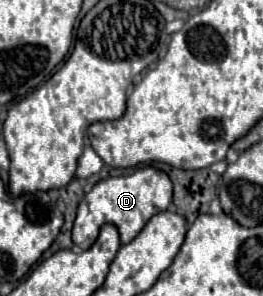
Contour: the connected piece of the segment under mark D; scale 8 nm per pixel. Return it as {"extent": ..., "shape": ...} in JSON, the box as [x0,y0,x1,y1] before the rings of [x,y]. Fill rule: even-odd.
{"extent":[72,165,172,251],"shape":[[[152,165],[140,167],[132,175],[102,179],[92,187],[90,193],[84,195],[84,199],[78,205],[78,215],[72,229],[72,241],[74,245],[86,251],[96,241],[100,227],[112,223],[120,231],[120,241],[130,243],[150,221],[150,217],[160,211],[166,211],[170,203],[172,203],[172,181],[162,169],[156,169]]]}

